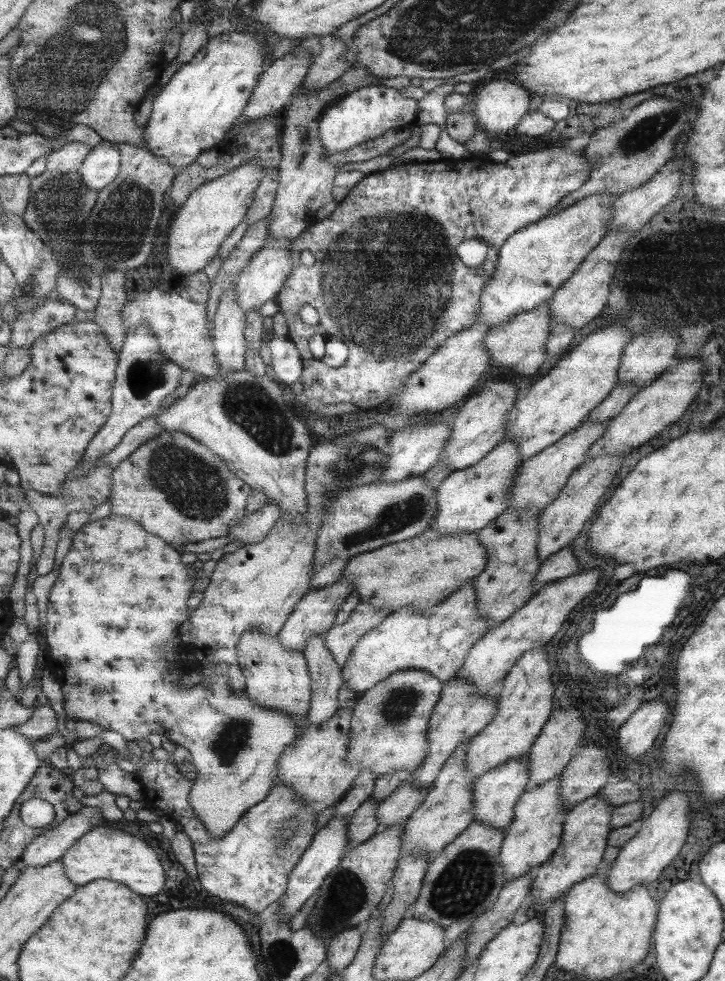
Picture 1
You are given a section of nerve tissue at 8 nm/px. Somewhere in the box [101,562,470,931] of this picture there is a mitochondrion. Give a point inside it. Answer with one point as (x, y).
(400, 703)

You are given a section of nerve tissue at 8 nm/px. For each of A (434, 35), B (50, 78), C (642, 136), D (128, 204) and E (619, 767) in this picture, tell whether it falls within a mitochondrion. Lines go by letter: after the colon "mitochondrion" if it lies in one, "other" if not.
A: mitochondrion
B: mitochondrion
C: mitochondrion
D: mitochondrion
E: other

